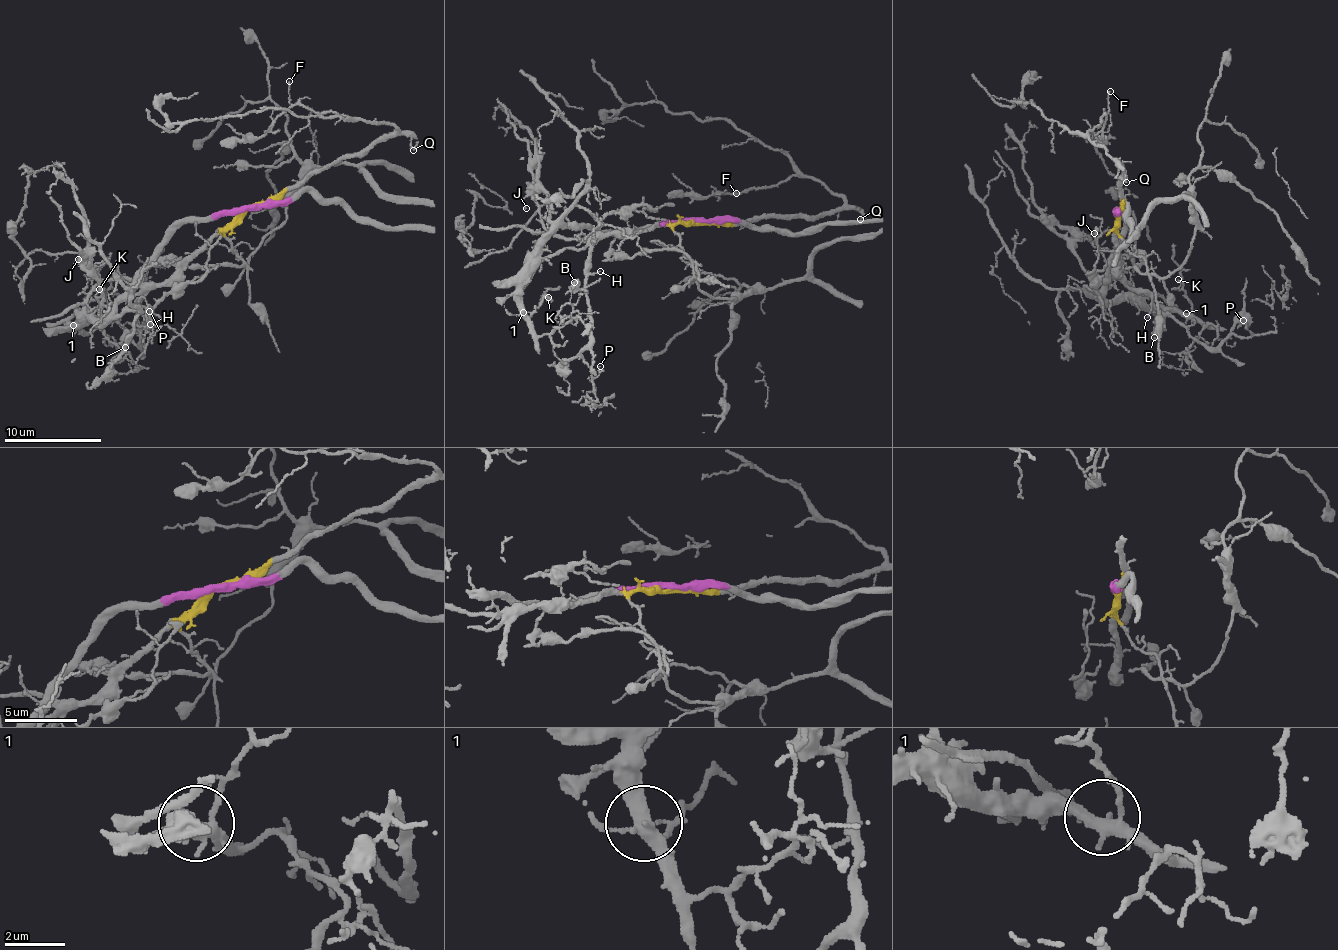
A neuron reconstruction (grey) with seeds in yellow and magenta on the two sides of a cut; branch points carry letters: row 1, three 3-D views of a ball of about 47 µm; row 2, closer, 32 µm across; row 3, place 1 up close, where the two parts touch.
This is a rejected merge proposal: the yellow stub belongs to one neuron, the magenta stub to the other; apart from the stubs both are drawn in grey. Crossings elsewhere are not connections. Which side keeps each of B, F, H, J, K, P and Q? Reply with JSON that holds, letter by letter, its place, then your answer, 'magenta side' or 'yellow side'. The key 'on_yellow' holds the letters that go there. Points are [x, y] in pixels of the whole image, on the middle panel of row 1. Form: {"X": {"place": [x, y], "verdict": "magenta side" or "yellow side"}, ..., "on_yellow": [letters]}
{"B": {"place": [574, 282], "verdict": "yellow side"}, "F": {"place": [736, 193], "verdict": "yellow side"}, "H": {"place": [600, 271], "verdict": "yellow side"}, "J": {"place": [526, 208], "verdict": "magenta side"}, "K": {"place": [548, 297], "verdict": "magenta side"}, "P": {"place": [600, 366], "verdict": "yellow side"}, "Q": {"place": [860, 219], "verdict": "yellow side"}, "on_yellow": ["B", "F", "H", "P", "Q"]}

